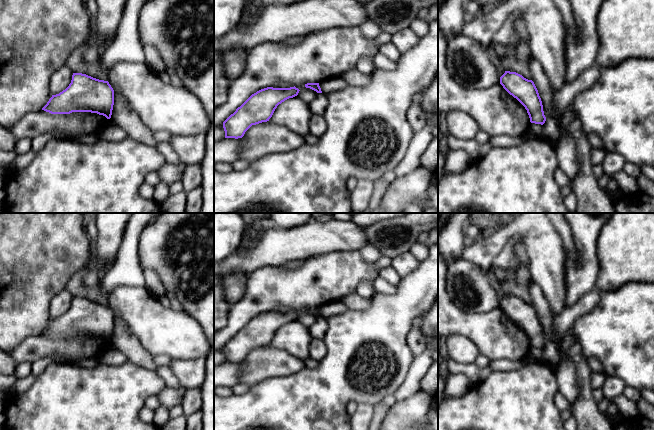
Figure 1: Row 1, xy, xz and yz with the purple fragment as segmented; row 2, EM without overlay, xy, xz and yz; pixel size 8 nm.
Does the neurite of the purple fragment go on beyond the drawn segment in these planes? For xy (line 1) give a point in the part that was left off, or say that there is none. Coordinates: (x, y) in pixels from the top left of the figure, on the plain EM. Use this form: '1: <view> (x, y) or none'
1: none

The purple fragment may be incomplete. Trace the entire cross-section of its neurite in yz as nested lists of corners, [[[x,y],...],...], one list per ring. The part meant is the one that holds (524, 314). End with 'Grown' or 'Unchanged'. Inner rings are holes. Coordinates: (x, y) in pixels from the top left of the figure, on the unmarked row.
[[[505,295],[500,301],[500,308],[525,331],[531,347],[541,349],[545,347],[542,325],[532,304],[516,296]]]. Unchanged

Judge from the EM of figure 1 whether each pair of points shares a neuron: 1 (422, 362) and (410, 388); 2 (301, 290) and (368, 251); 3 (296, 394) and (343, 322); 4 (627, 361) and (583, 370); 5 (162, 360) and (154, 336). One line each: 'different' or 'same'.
1: same
2: different
3: same
4: different
5: different

